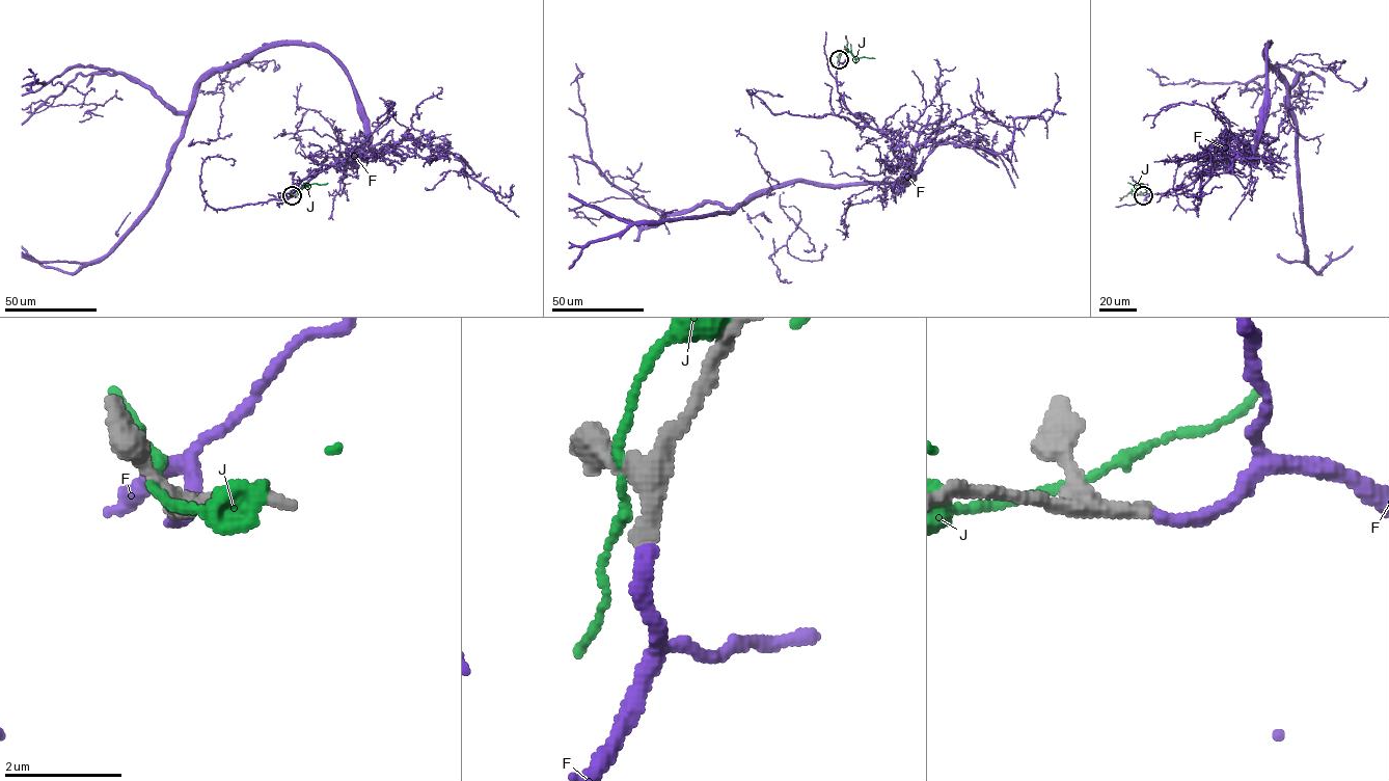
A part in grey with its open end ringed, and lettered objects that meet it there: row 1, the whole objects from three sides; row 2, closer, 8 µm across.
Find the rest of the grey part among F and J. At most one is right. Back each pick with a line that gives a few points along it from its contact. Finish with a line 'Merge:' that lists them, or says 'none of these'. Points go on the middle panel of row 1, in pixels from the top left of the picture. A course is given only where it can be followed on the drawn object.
F: course (839, 59), (837, 89), (844, 104), (892, 141), (911, 176), (905, 182), (845, 185), (788, 182), (751, 196)
Merge: F

